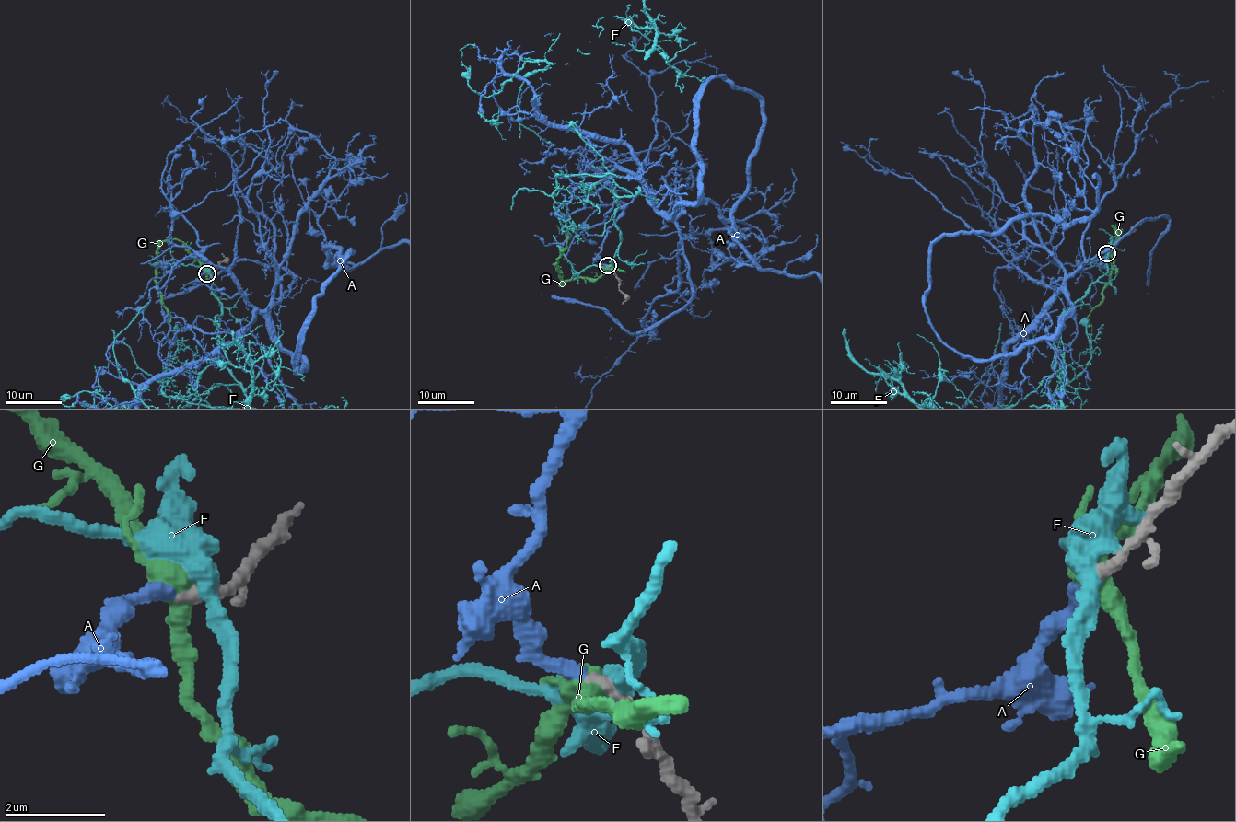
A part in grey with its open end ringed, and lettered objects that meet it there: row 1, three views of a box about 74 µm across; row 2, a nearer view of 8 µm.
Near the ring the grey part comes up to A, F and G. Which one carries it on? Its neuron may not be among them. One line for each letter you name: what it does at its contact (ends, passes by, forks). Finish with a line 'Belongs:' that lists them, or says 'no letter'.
A: it ends there
Belongs: A

